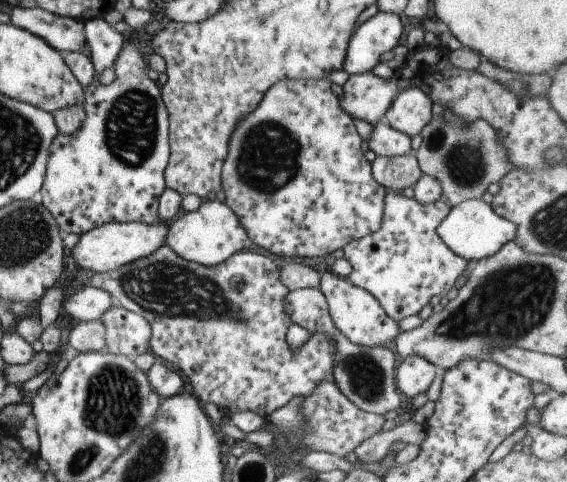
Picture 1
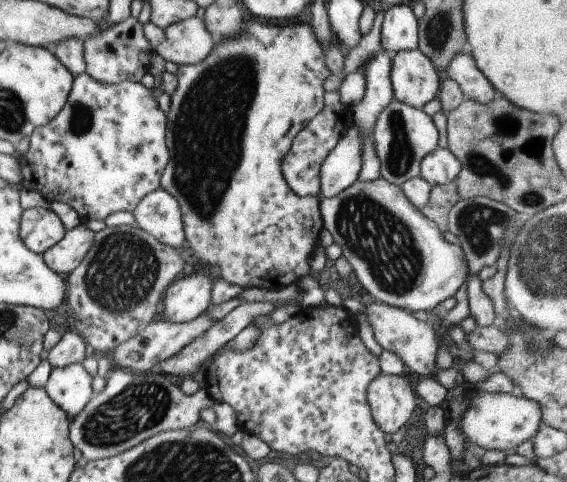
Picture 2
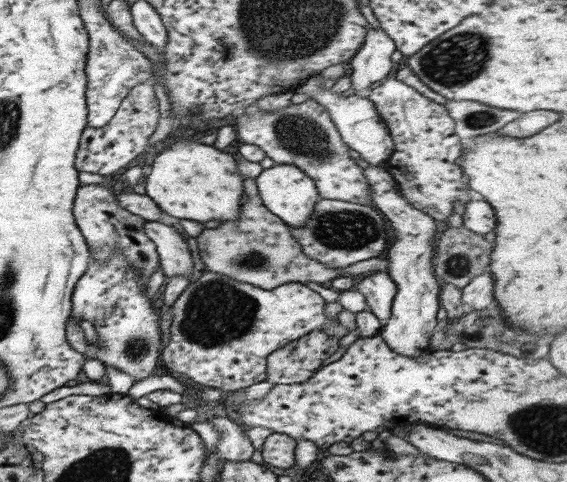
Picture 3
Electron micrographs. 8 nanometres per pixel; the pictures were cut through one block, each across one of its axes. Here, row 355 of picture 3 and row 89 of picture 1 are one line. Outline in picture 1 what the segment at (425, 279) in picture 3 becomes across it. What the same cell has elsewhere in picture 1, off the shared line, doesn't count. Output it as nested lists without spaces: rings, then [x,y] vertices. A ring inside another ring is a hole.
[[[404,88],[396,94],[384,121],[394,130],[412,138],[420,135],[432,120],[432,100],[418,88]]]

